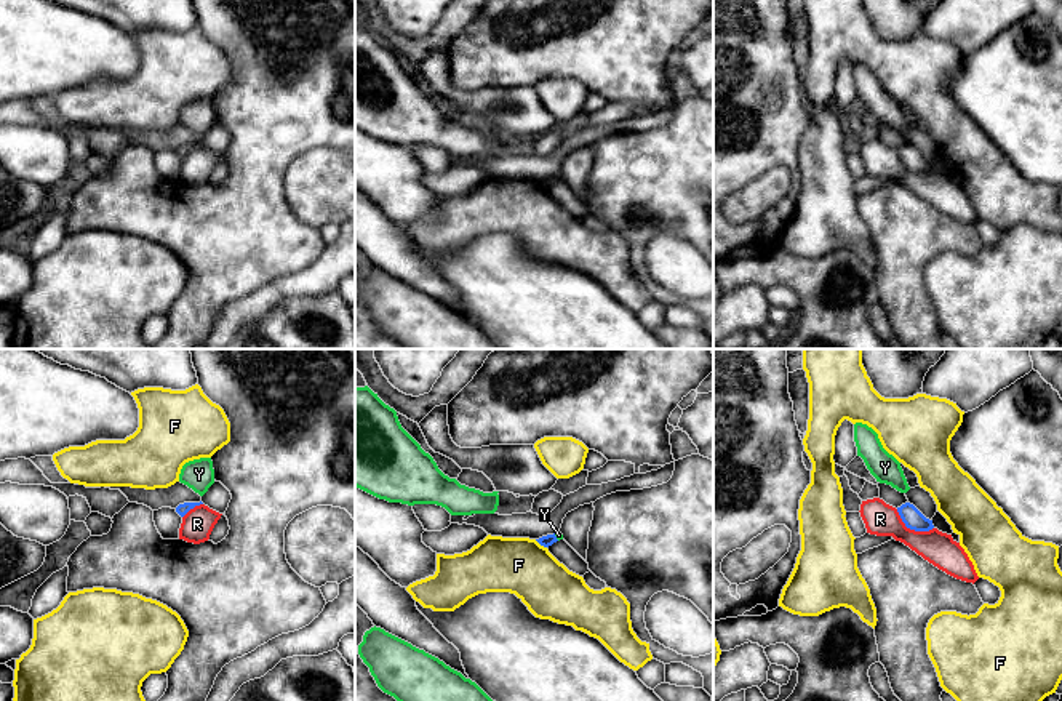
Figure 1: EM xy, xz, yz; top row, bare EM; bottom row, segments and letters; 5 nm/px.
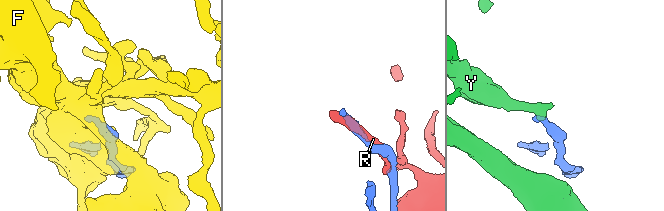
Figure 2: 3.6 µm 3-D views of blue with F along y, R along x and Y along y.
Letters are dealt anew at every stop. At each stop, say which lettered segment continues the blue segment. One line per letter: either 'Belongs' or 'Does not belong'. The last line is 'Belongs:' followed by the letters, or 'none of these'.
F: Does not belong
R: Does not belong
Y: Does not belong
Belongs: none of these

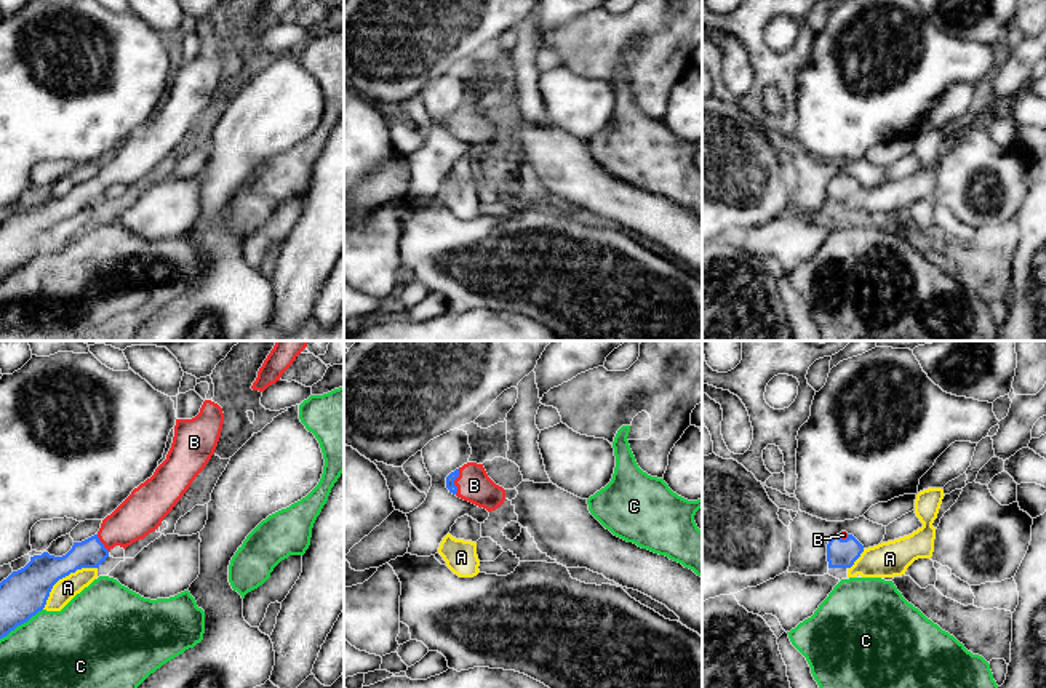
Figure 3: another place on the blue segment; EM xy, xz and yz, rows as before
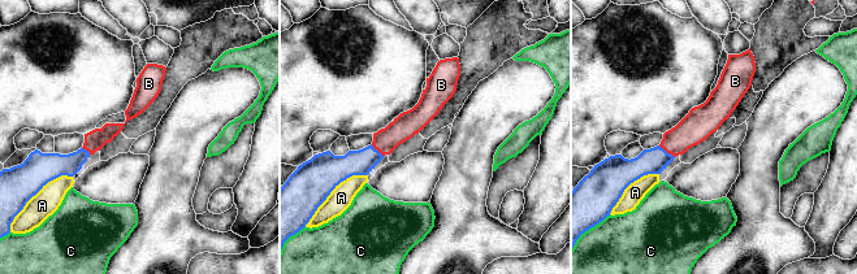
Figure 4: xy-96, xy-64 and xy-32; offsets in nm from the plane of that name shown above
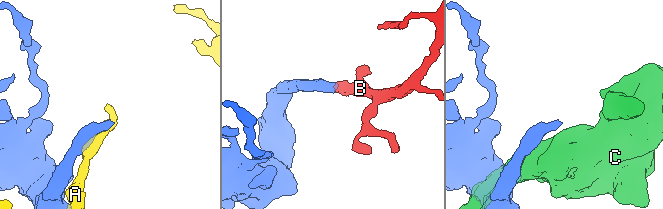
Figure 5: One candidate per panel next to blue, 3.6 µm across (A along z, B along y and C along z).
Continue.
A: Does not belong
B: Belongs
C: Does not belong
Belongs: B

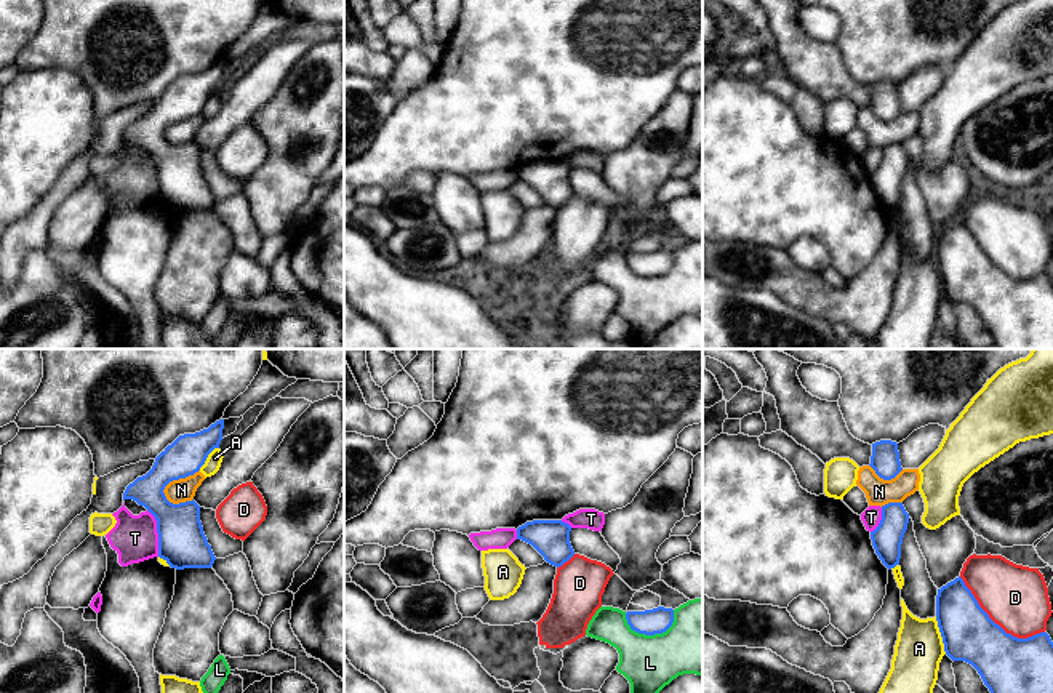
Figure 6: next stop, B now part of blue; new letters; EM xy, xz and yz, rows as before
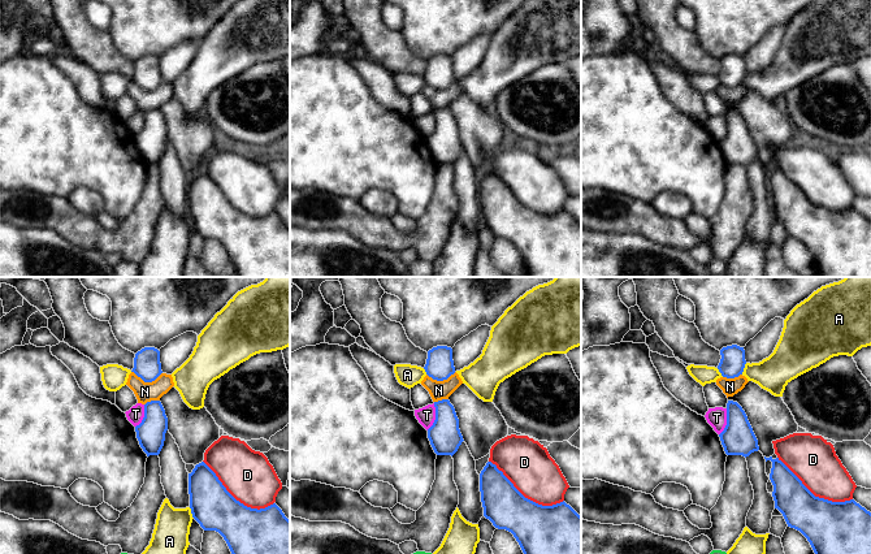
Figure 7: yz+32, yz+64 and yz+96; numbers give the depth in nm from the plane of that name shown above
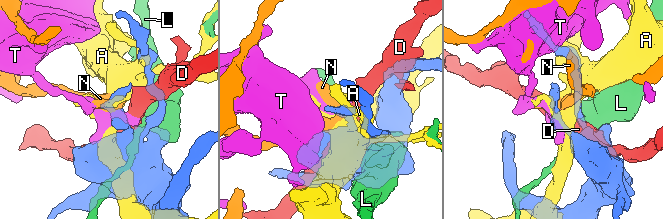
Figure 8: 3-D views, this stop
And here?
A: Does not belong
D: Does not belong
L: Does not belong
N: Does not belong
T: Does not belong
Belongs: none of these

